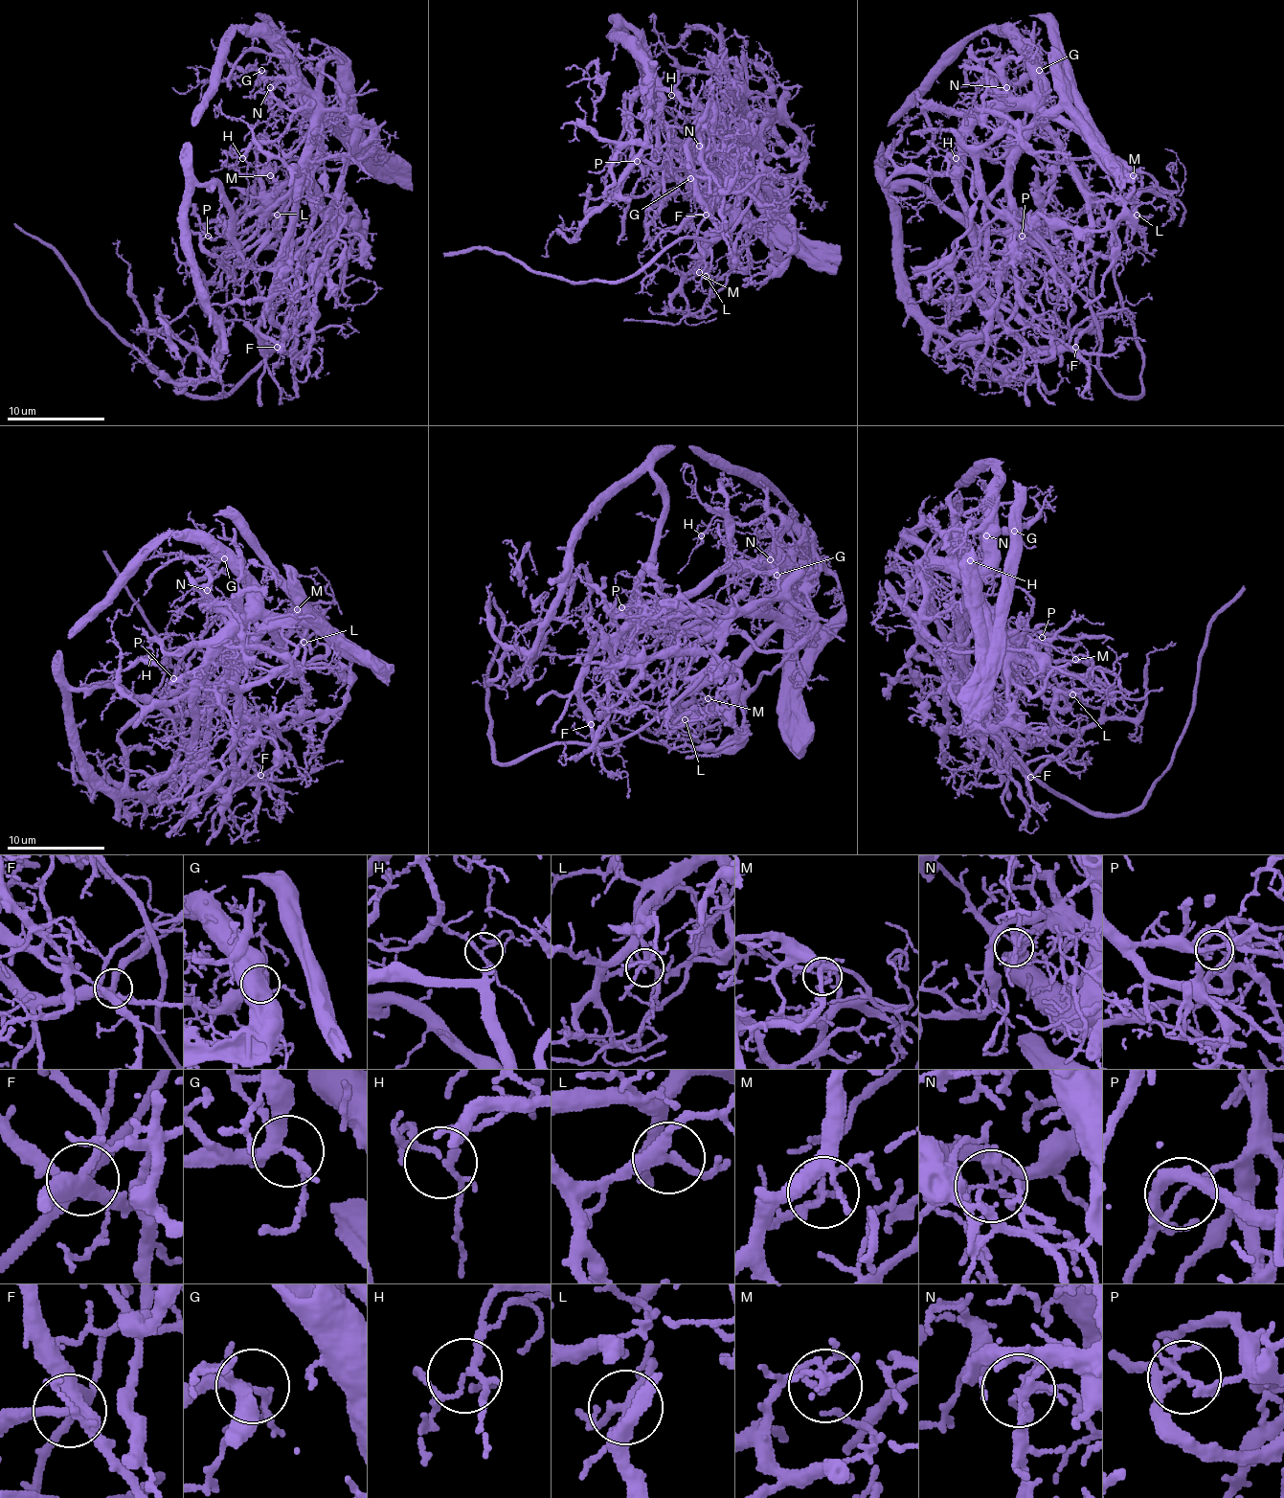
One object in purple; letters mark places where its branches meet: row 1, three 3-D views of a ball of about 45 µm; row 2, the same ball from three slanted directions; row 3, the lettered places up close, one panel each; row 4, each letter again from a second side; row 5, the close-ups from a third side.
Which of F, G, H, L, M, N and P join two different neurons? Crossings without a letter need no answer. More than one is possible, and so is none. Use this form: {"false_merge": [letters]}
{"false_merge": ["M", "N", "P"]}

